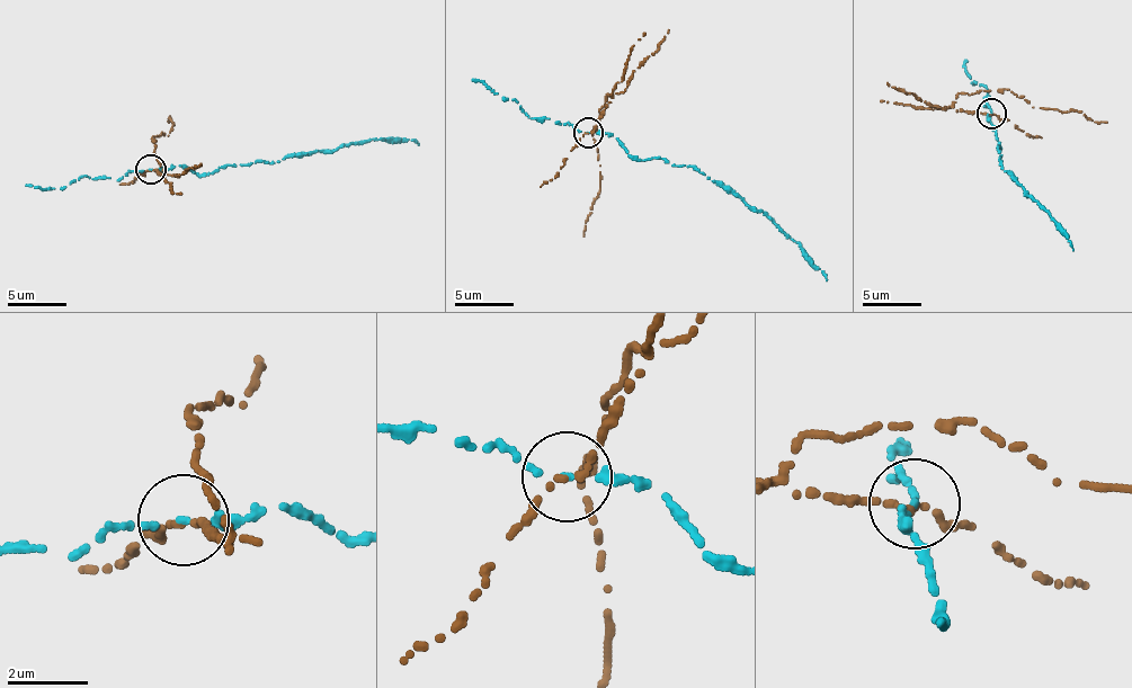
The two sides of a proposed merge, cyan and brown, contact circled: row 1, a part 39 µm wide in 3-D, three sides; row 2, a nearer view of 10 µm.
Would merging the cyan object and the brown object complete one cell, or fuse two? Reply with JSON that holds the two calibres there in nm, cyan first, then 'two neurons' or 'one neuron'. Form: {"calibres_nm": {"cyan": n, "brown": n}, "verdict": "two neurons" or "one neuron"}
{"calibres_nm": {"cyan": 180, "brown": 140}, "verdict": "two neurons"}

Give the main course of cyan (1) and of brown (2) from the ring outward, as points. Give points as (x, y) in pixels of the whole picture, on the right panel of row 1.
1: (991, 115), (1000, 150), (997, 149), (1009, 178), (1046, 211), (1073, 251)
2: (991, 115), (960, 110), (953, 105), (960, 94), (1007, 88), (1033, 107), (1106, 123)

